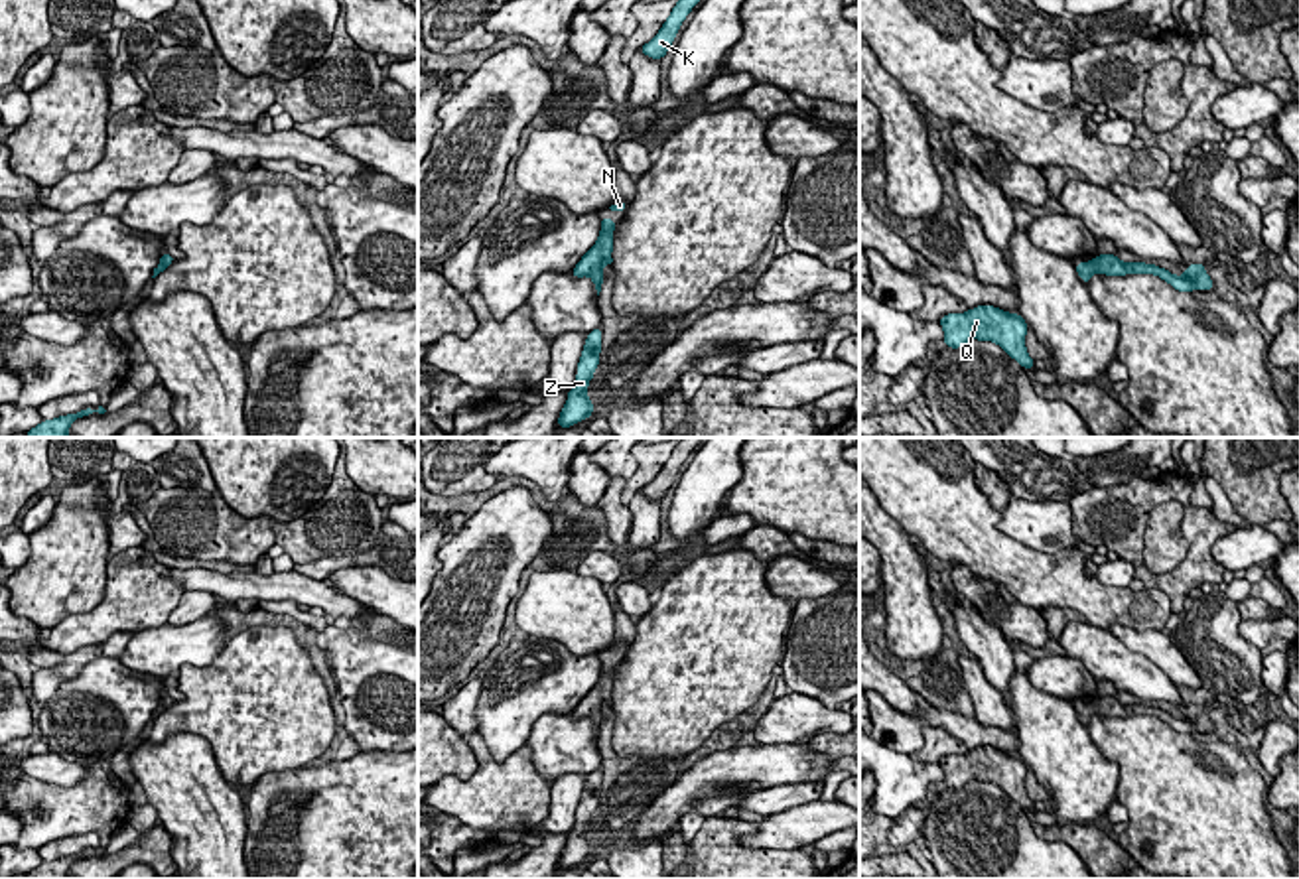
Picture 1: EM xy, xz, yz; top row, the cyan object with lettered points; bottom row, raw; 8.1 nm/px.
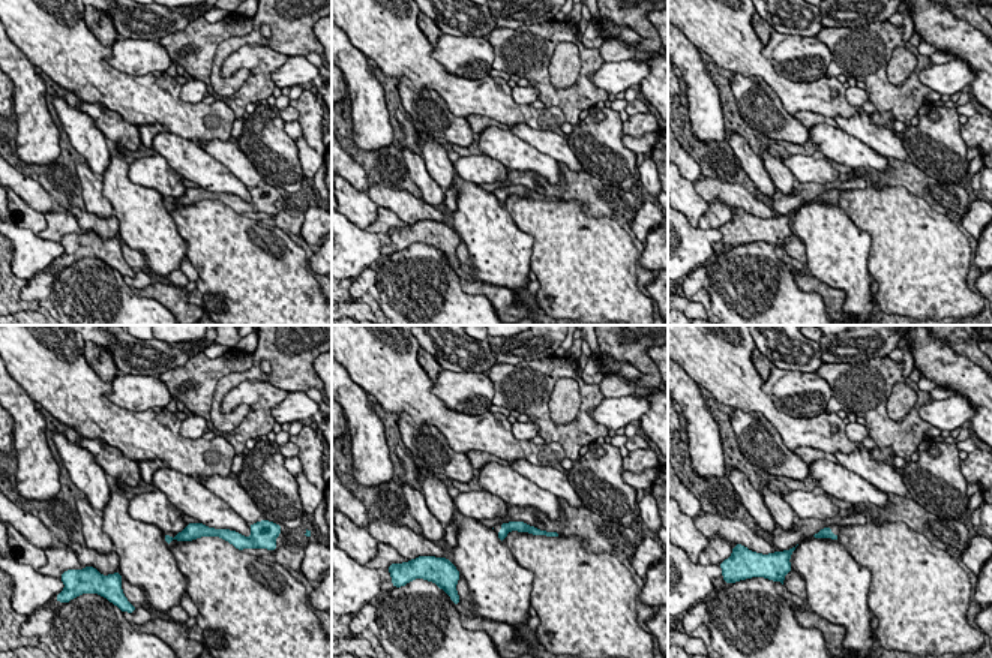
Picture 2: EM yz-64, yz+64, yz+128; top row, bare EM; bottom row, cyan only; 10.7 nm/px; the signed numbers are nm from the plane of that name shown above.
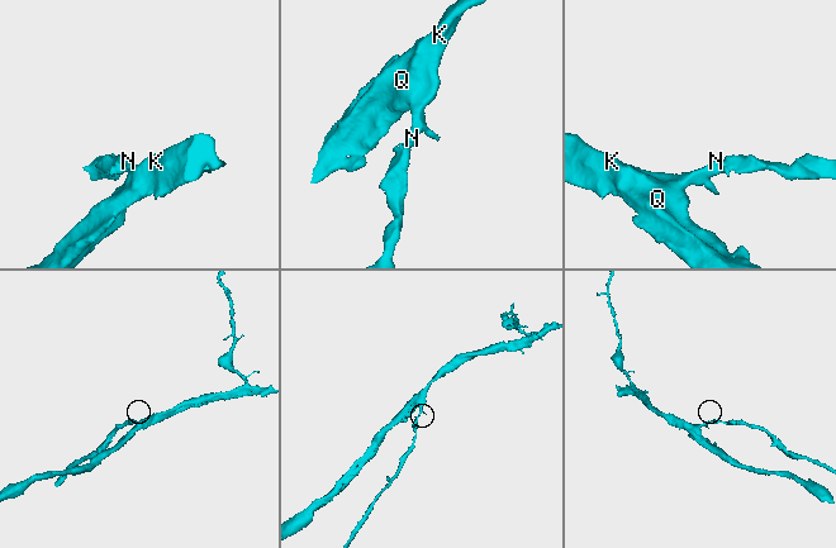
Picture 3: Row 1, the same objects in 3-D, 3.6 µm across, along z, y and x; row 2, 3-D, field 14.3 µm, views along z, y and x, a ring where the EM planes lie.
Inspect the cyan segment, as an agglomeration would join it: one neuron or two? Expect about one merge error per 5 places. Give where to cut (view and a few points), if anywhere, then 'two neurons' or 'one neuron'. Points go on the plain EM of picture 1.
cut none; one neuron

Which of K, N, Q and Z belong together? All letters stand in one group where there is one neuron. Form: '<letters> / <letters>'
K N Q Z

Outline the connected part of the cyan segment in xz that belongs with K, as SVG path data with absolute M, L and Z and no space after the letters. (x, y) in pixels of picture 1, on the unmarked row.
M682 438L658 475L649 485L645 485L641 493L652 501L662 501L666 497L666 491L672 487L682 463L690 455L690 451L698 447L700 441L702 438Z

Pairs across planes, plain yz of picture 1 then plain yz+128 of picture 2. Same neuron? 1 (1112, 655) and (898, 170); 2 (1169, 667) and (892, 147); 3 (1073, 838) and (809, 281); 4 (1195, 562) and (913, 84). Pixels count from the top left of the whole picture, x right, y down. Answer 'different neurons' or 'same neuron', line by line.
1: different neurons
2: same neuron
3: same neuron
4: same neuron

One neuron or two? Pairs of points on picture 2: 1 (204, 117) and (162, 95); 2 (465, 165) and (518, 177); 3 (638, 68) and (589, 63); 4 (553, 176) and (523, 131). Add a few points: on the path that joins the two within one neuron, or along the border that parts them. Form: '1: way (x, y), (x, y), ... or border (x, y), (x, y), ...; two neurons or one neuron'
1: way (194, 117), (185, 117), (173, 105); one neuron
2: border (508, 170), (505, 180), (477, 185); two neurons
3: border (604, 62), (589, 78), (608, 93); two neurons
4: border (508, 128), (557, 161); two neurons

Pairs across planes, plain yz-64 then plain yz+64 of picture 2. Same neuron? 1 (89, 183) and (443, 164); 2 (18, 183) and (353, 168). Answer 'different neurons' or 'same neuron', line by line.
1: different neurons
2: same neuron

